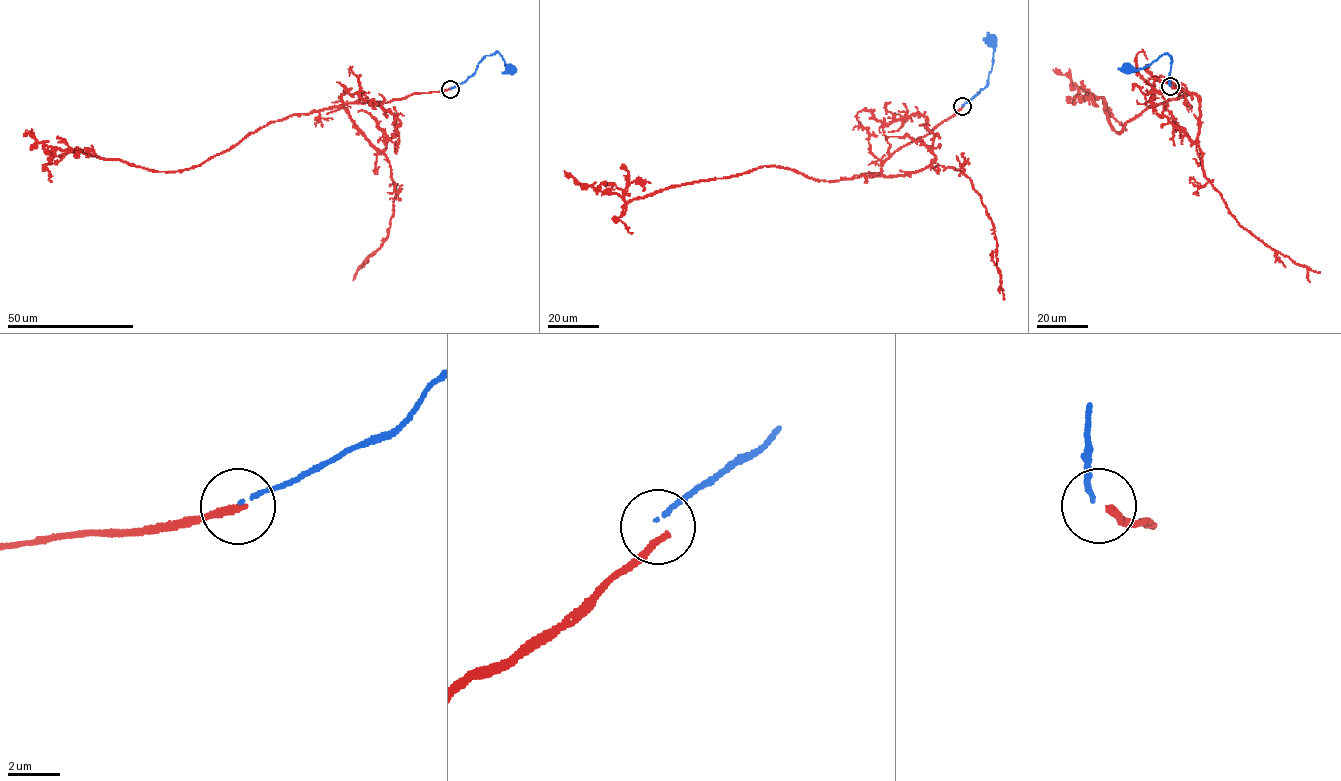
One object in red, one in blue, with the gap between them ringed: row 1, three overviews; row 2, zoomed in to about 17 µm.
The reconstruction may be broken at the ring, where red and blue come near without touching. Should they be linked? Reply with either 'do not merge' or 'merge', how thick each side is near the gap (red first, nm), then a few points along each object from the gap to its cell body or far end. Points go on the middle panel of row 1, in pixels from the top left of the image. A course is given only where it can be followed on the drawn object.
do not merge; 280 nm thick on the red side, 130 nm on the other; red runs (962, 107), (926, 135), (894, 151), (881, 174), (816, 180), (762, 166), (625, 201), (580, 184), (564, 170); blue runs (962, 105), (987, 84), (993, 54), (992, 39)

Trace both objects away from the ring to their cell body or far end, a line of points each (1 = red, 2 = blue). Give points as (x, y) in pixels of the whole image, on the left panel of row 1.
1: (450, 88), (289, 115), (269, 122), (203, 163), (173, 171), (151, 171), (78, 150), (53, 149), (25, 131)
2: (450, 89), (474, 73), (481, 59), (497, 52), (507, 68), (512, 68)

